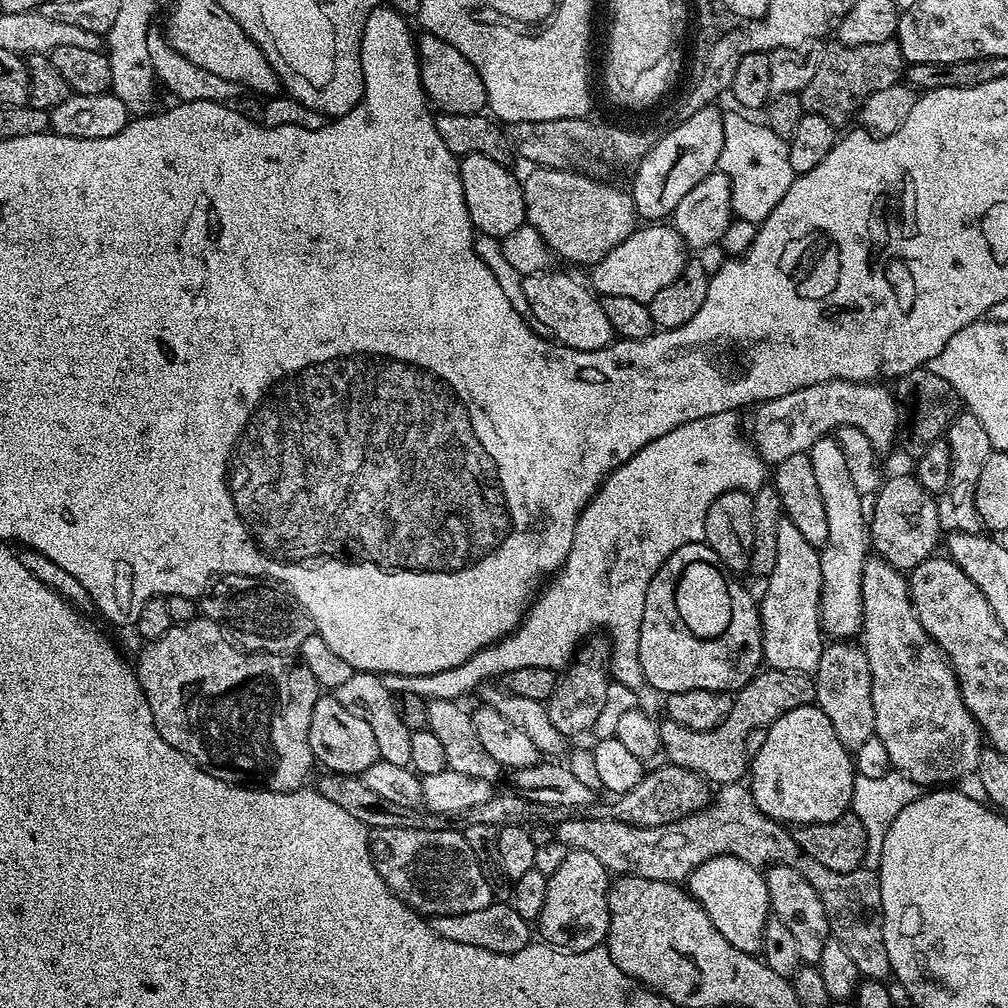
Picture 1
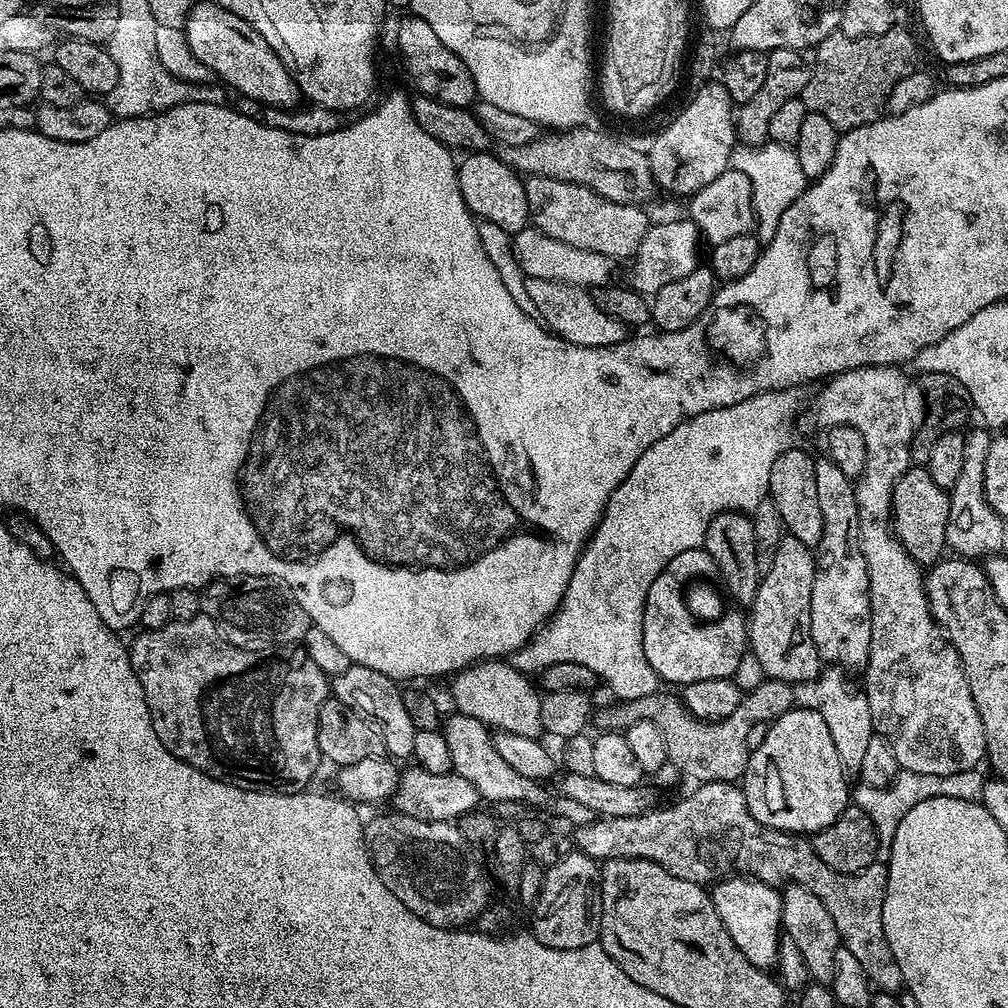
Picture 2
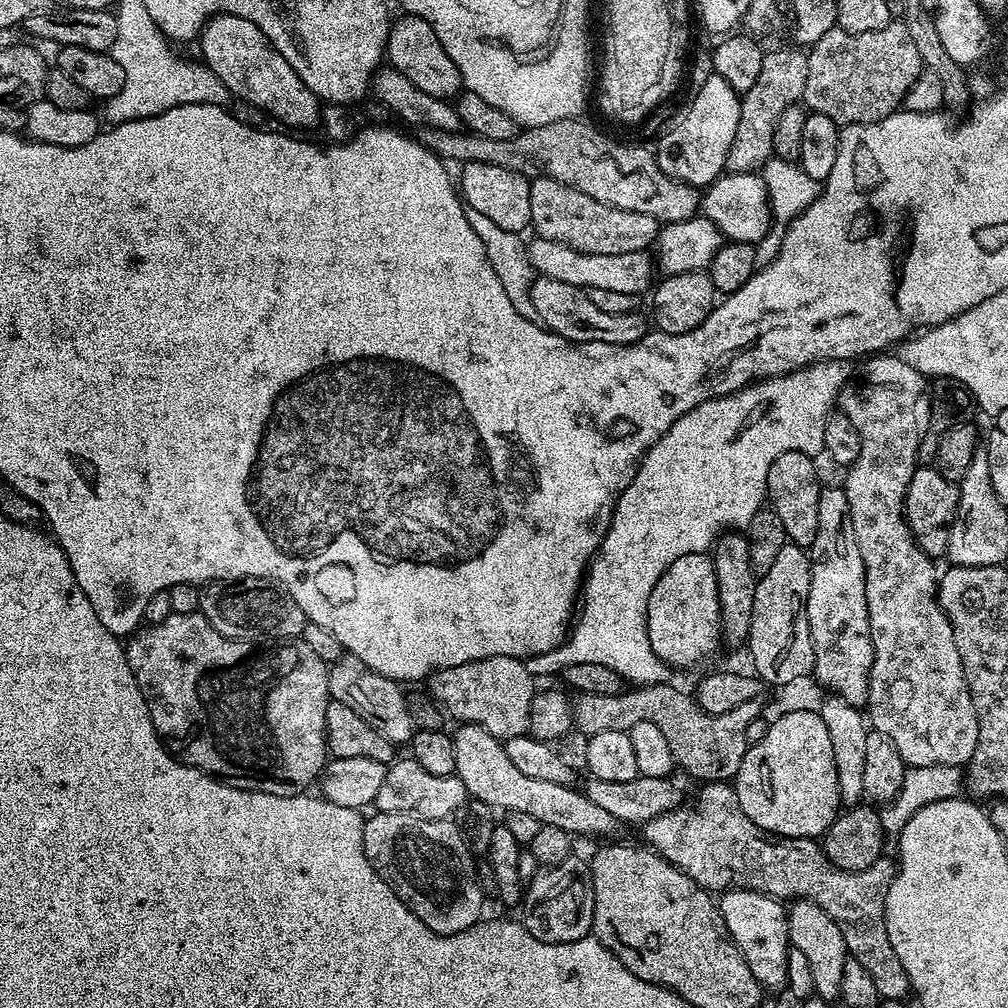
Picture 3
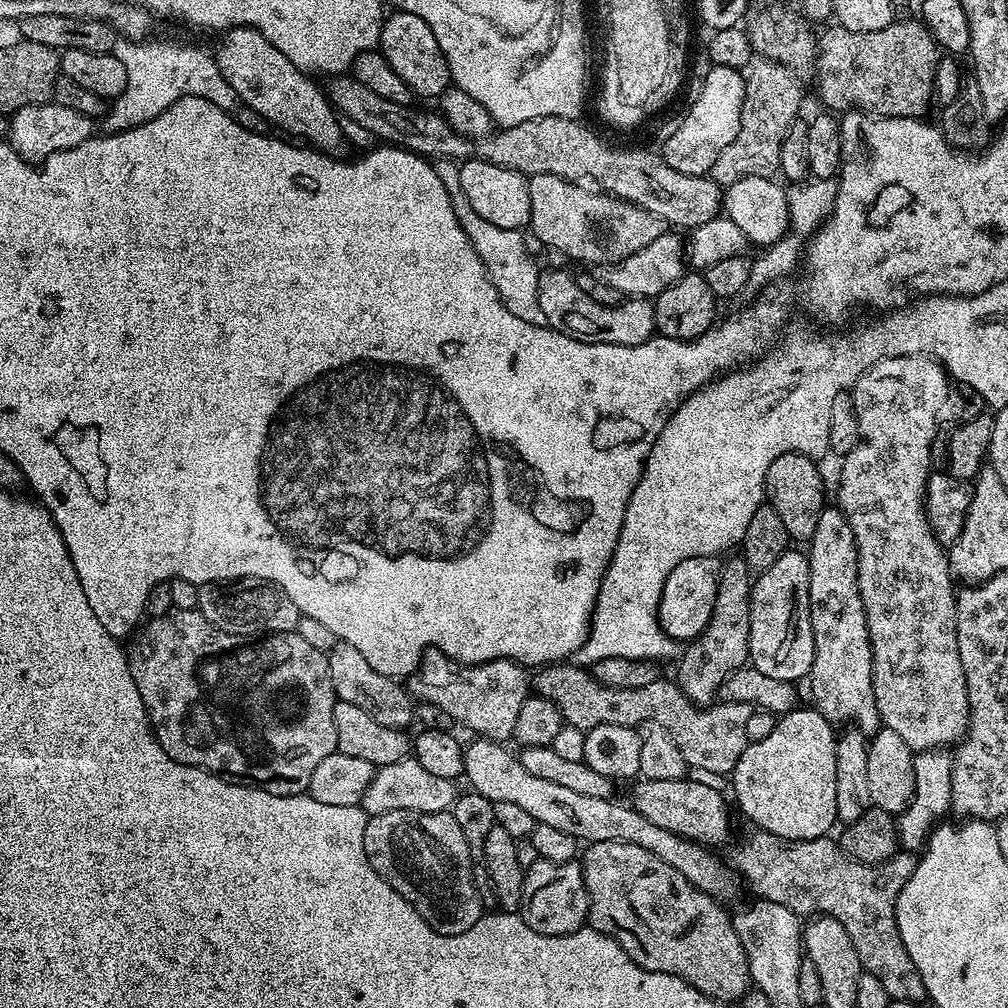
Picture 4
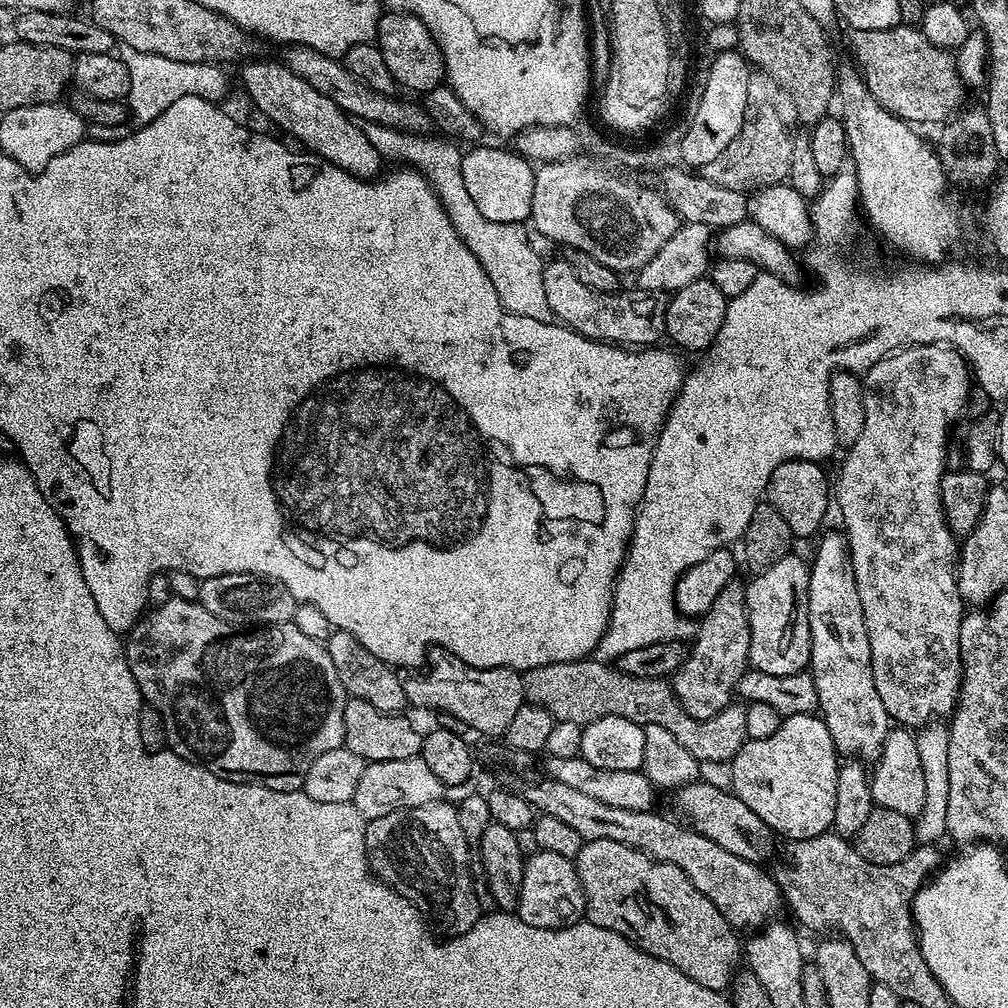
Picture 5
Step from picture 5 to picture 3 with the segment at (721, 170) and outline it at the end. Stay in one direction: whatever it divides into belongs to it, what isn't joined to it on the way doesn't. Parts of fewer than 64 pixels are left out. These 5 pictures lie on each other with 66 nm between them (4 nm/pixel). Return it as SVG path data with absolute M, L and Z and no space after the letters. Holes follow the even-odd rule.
M796 46L791 47L765 51L762 70L758 70L756 81L749 84L743 93L738 130L728 155L728 172L756 172L773 159L775 124L787 107L801 99L806 84L808 52Z

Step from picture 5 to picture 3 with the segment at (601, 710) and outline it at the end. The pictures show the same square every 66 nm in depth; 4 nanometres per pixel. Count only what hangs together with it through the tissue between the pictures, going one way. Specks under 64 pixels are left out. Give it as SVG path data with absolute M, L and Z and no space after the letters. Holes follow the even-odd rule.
M648 684L645 688L625 690L618 694L584 694L579 693L572 700L572 718L574 728L582 734L590 737L594 734L603 734L605 730L618 730L628 733L637 722L654 722L662 734L666 734L666 742L670 746L670 754L674 754L676 768L679 771L689 772L699 782L728 782L735 777L736 772L742 766L742 758L750 747L746 738L746 730L750 722L761 719L759 699L750 702L742 702L742 706L734 706L726 714L706 714L706 710L699 708L695 699L688 696L680 688L672 684Z

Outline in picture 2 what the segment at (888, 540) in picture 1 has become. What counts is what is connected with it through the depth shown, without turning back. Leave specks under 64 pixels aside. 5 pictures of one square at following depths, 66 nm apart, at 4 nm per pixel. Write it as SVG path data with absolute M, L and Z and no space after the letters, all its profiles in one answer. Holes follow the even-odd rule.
M910 466L901 476L896 477L896 485L892 491L890 527L900 545L915 558L917 564L931 566L945 555L946 522L949 516L950 502L948 501L948 492L942 486L937 486L934 478L930 478L927 467Z

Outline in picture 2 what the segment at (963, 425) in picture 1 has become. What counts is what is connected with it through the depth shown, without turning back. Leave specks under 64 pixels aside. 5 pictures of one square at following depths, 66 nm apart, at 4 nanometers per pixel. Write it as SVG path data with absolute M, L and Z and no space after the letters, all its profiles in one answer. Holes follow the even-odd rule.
M969 427L963 433L966 454L962 457L962 471L958 474L958 482L954 482L954 486L948 492L950 516L946 522L946 545L951 551L953 548L956 551L953 553L960 558L987 558L999 553L1003 546L1005 517L991 508L983 494L986 454L989 453L994 436L987 427L979 427Z

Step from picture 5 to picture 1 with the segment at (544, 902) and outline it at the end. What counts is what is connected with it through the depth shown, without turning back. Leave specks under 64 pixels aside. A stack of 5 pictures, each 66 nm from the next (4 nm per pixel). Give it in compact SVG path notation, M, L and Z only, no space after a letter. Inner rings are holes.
M569 850L562 866L548 877L546 902L542 905L542 914L538 921L538 936L551 948L562 952L581 952L599 948L608 939L608 890L610 872L586 850Z

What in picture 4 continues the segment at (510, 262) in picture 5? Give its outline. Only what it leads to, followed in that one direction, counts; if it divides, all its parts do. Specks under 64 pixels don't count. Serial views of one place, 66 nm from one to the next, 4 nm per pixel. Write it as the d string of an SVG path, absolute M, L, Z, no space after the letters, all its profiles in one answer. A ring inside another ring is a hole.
M437 160L435 166L438 178L442 178L442 182L450 194L452 205L458 214L458 222L462 226L462 230L466 230L466 238L470 238L478 258L482 258L482 266L486 266L488 279L494 282L506 310L510 310L510 314L522 318L522 322L544 324L542 306L538 304L538 282L541 269L536 268L537 257L526 250L525 233L519 228L494 226L494 222L486 222L486 218L482 218L482 214L474 211L474 206L470 206L466 194L462 194L460 170L453 161Z

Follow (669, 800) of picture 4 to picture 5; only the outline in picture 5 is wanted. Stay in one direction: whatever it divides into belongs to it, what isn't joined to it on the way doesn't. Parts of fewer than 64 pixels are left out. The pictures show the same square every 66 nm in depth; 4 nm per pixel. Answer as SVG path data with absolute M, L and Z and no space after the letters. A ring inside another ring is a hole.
M687 784L675 789L676 808L679 815L690 825L692 831L701 832L710 842L722 846L722 850L730 850L730 854L738 854L738 858L746 858L751 864L763 865L776 852L778 837L776 833L738 798L735 792L719 788L716 784Z

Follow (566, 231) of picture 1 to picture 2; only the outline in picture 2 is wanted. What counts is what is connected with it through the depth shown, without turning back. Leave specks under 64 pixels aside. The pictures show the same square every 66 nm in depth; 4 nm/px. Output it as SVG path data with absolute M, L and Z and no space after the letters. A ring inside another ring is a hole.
M529 176L524 189L528 215L534 227L550 234L550 238L558 238L558 242L566 242L566 246L578 246L578 250L590 250L613 258L631 257L650 227L650 219L643 207L610 202L581 184Z

